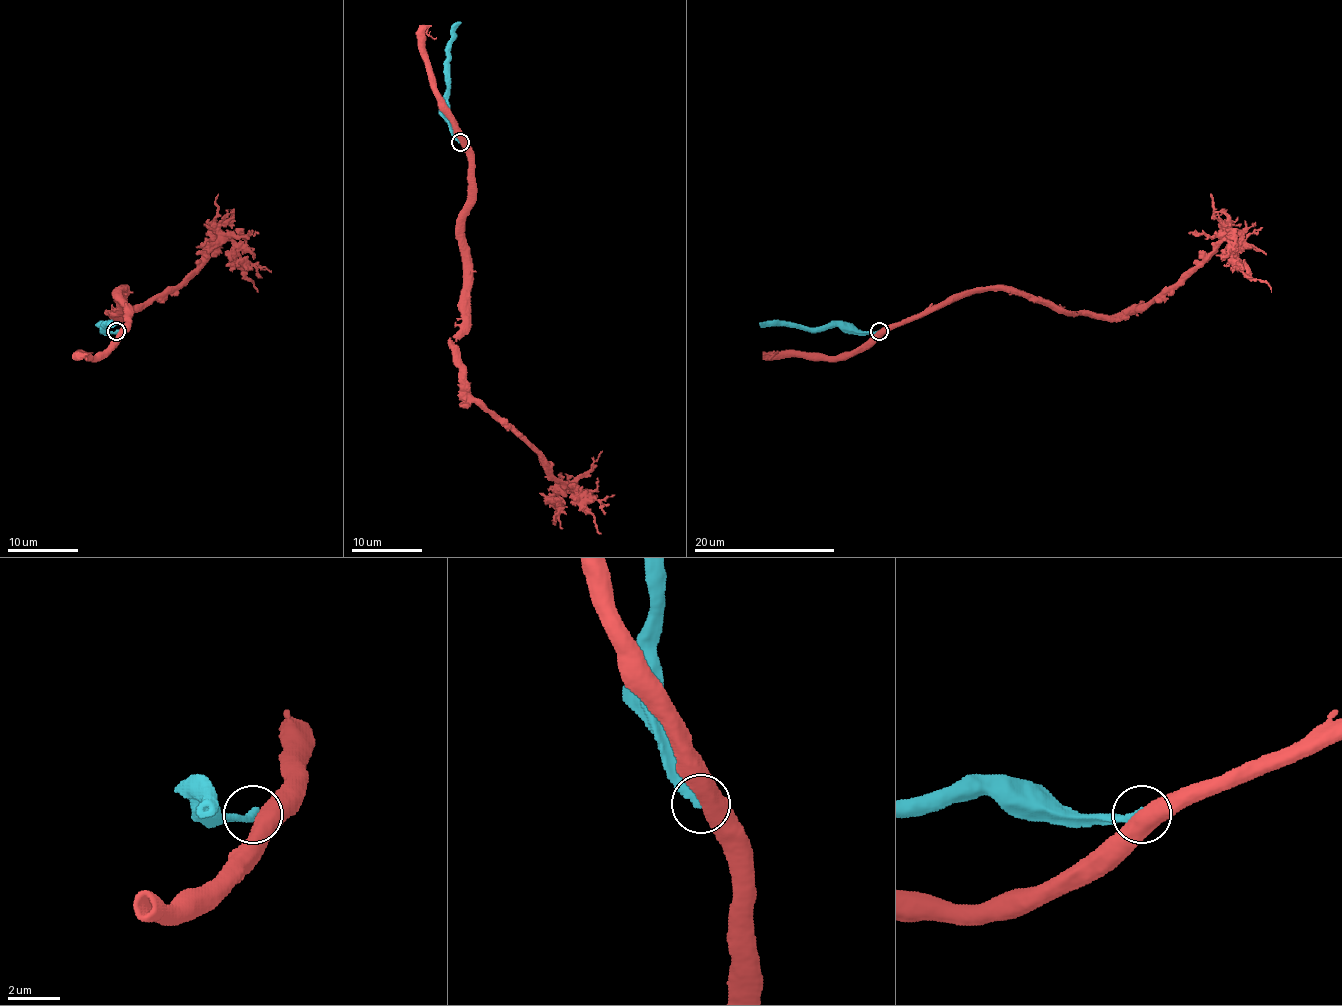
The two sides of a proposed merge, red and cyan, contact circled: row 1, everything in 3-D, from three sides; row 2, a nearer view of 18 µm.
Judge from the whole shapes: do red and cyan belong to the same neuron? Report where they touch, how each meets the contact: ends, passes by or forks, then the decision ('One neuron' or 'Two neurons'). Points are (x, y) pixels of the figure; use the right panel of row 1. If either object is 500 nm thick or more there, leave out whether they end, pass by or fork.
Place: (879, 331). Two neurons

